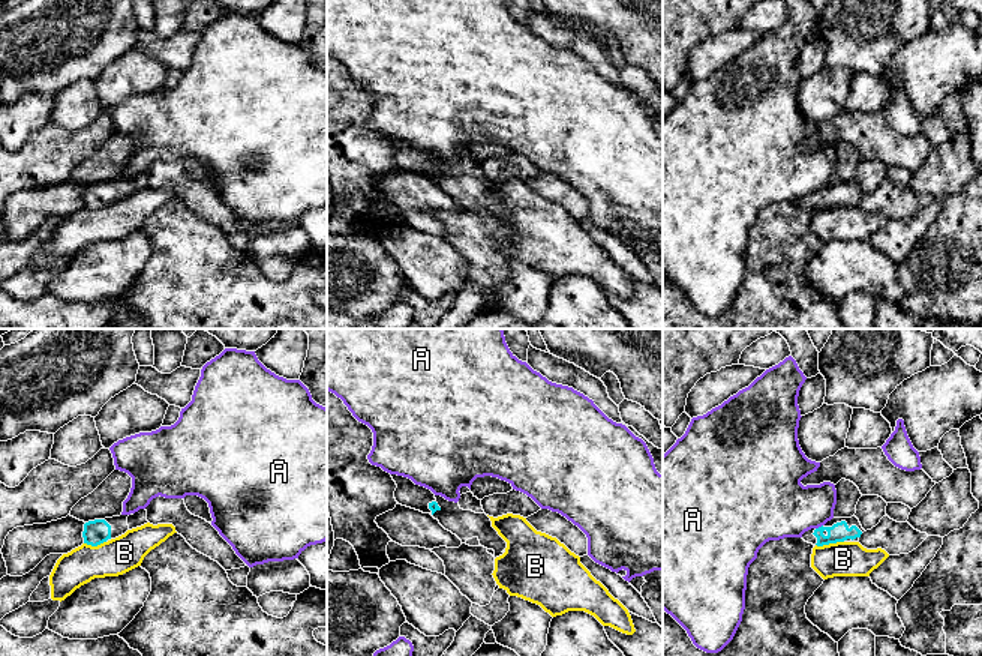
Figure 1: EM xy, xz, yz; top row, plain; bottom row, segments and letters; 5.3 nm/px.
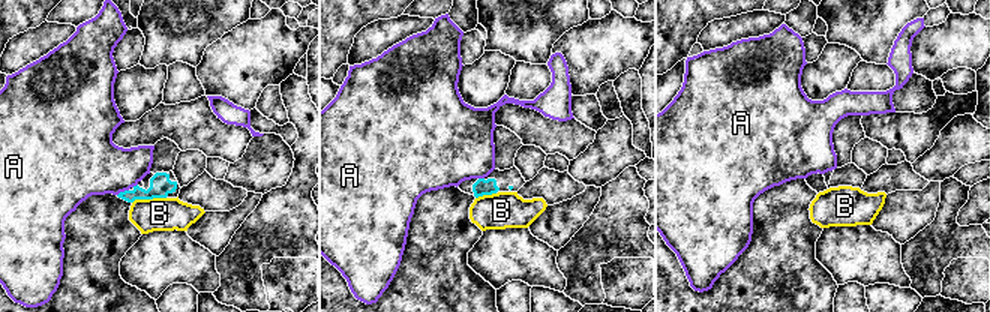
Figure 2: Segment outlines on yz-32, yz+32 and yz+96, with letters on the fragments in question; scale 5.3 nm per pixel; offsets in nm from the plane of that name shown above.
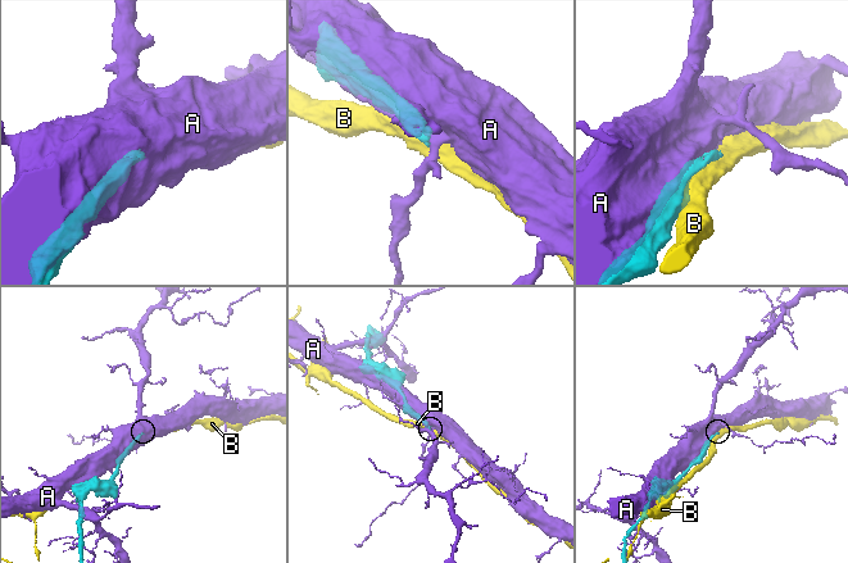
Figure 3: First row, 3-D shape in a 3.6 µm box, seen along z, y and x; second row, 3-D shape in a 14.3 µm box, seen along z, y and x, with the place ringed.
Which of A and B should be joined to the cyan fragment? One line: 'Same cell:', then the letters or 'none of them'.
Same cell: none of them

